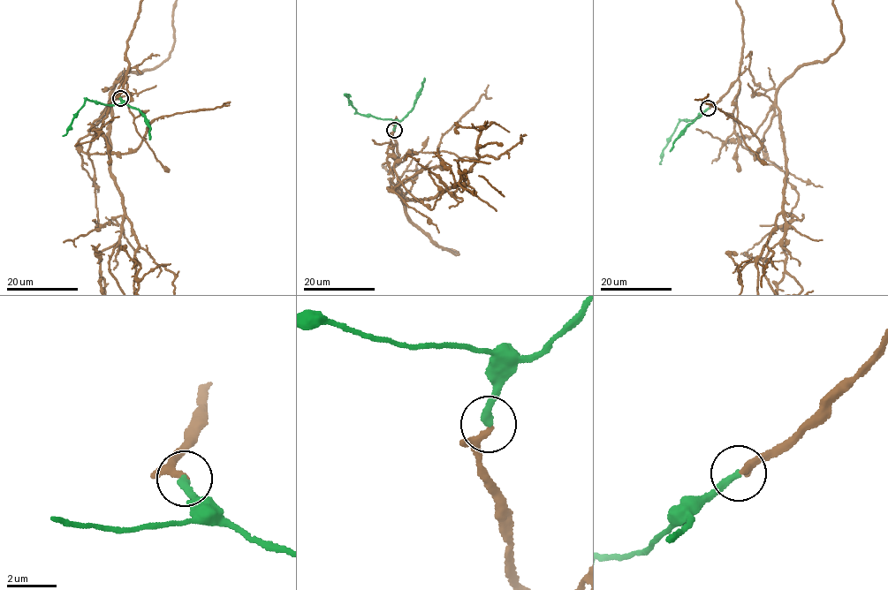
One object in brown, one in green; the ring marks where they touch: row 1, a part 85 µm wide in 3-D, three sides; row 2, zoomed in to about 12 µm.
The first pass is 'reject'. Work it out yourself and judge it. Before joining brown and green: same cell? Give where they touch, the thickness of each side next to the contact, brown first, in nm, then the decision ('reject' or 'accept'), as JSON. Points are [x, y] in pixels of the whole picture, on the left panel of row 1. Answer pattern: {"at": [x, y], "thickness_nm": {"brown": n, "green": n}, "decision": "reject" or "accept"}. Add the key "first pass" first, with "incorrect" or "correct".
{"first pass": "incorrect", "at": [120, 98], "thickness_nm": {"brown": 190, "green": 300}, "decision": "accept"}

